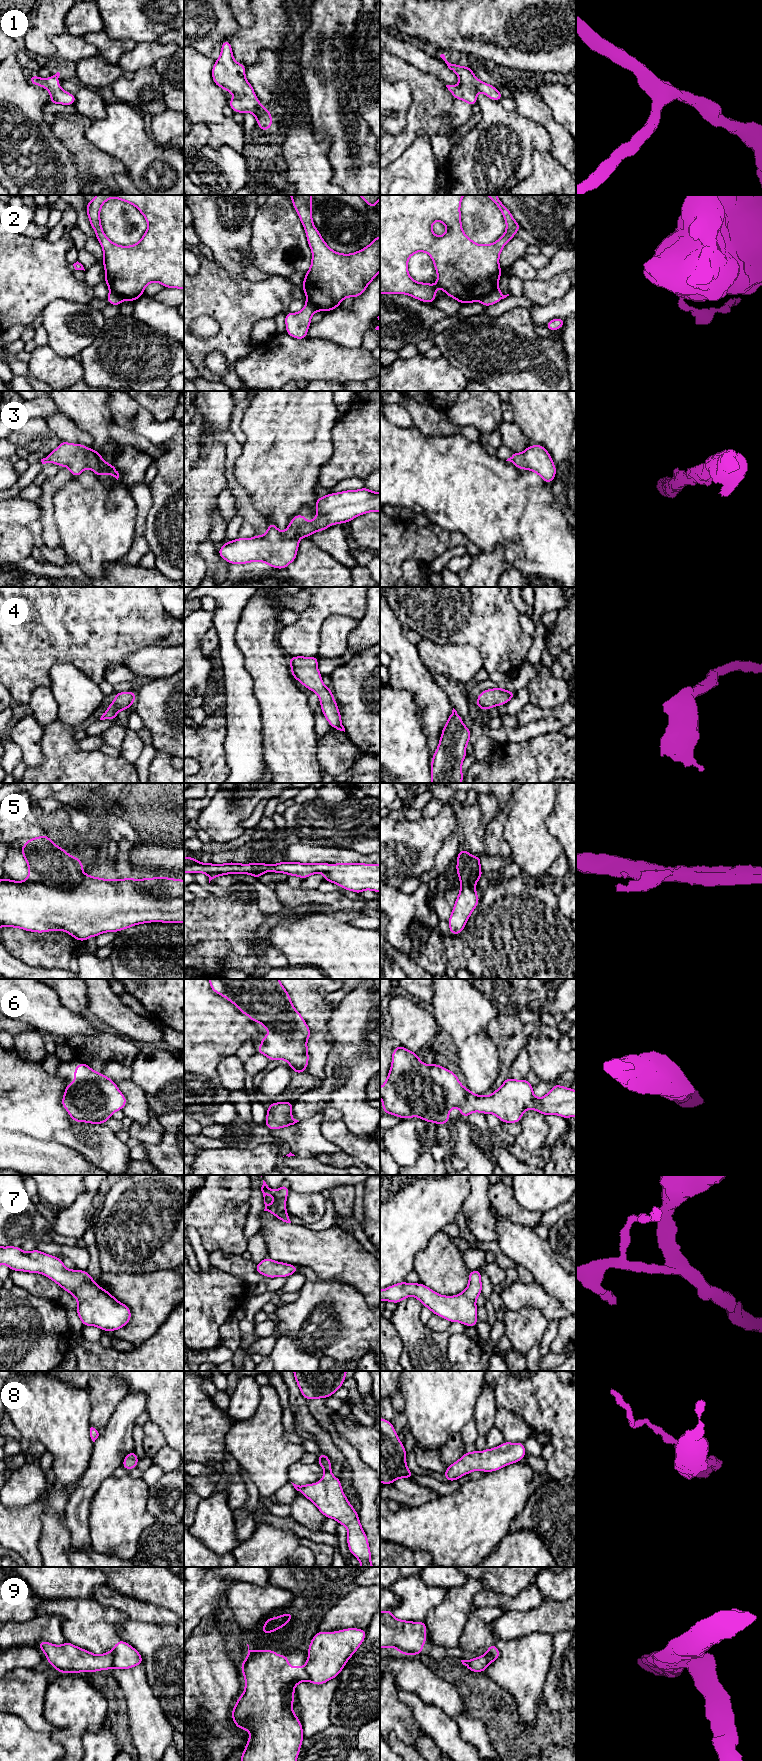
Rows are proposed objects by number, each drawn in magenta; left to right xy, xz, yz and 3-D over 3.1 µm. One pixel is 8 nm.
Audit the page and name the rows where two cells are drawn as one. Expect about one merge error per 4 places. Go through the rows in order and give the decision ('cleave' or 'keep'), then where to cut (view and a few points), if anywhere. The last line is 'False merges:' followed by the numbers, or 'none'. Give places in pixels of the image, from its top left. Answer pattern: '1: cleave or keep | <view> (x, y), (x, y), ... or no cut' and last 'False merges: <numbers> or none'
1: keep | no cut
2: cleave | yz (497, 286), (480, 300)
3: keep | no cut
4: keep | no cut
5: cleave | xy (83, 874), (65, 884), (46, 879), (23, 880)
6: keep | no cut
7: keep | no cut
8: keep | no cut
9: cleave | xy (111, 1653), (112, 1666)
False merges: 2, 5, 9

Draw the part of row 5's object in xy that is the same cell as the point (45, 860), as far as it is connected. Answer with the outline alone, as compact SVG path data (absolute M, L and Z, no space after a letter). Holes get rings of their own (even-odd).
M47 835L36 838L27 838L28 842L21 846L22 856L27 862L29 874L24 881L38 881L47 879L56 885L75 883L83 875L81 859L70 856L68 852L57 846Z

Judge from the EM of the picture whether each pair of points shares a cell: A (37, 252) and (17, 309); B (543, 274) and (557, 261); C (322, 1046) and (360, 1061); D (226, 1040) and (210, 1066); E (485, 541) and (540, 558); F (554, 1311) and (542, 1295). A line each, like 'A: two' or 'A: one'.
A: one
B: one
C: two
D: one
E: one
F: one

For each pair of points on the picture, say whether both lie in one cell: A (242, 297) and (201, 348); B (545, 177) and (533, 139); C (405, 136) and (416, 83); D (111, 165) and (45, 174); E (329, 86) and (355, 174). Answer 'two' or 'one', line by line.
A: one
B: two
C: one
D: two
E: one

